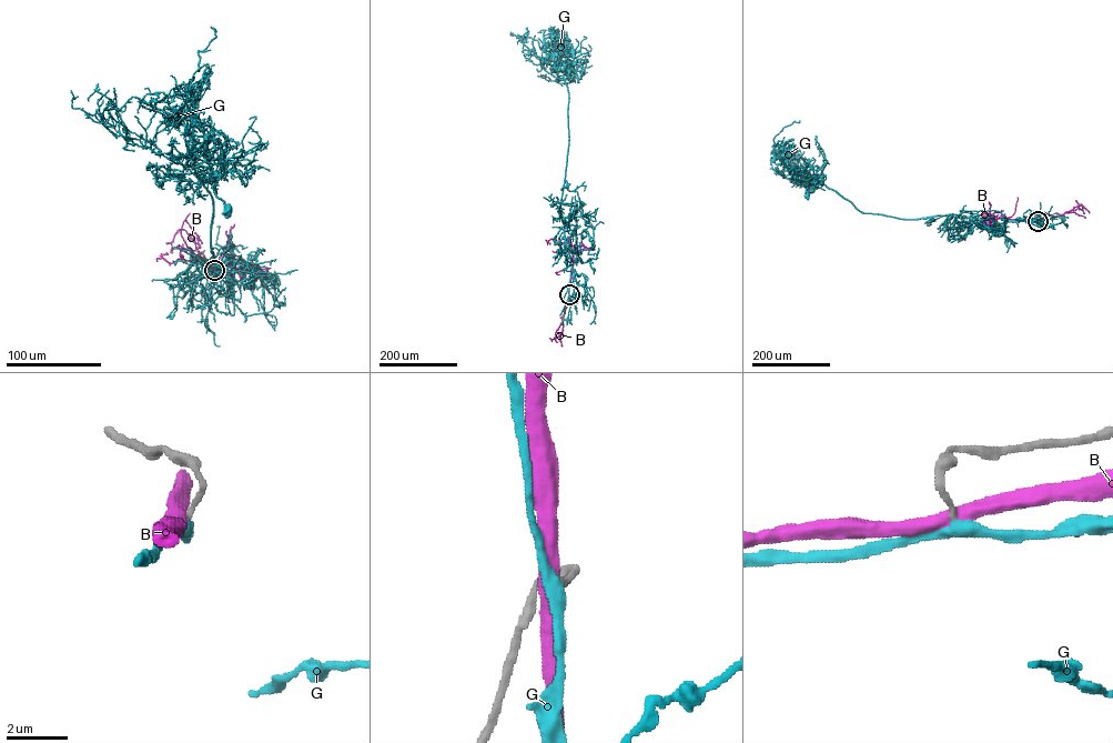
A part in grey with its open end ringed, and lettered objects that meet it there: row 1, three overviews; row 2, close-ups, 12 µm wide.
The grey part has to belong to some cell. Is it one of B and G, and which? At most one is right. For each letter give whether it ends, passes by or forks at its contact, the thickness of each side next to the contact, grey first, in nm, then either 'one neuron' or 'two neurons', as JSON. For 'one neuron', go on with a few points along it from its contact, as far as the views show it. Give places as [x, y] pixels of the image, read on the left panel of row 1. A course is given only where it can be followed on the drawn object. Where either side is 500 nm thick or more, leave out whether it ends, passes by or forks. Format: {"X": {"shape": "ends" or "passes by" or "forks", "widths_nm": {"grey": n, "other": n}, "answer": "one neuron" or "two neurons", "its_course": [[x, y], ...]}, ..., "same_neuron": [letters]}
{"B": {"shape": "passes by", "widths_nm": {"grey": 180, "other": 480}, "answer": "two neurons"}, "G": {"shape": "passes by", "widths_nm": {"grey": 180, "other": 380}, "answer": "one neuron", "its_course": [[214, 270], [202, 275], [191, 254], [213, 259], [202, 180], [218, 173], [229, 209]]}, "same_neuron": ["G"]}

